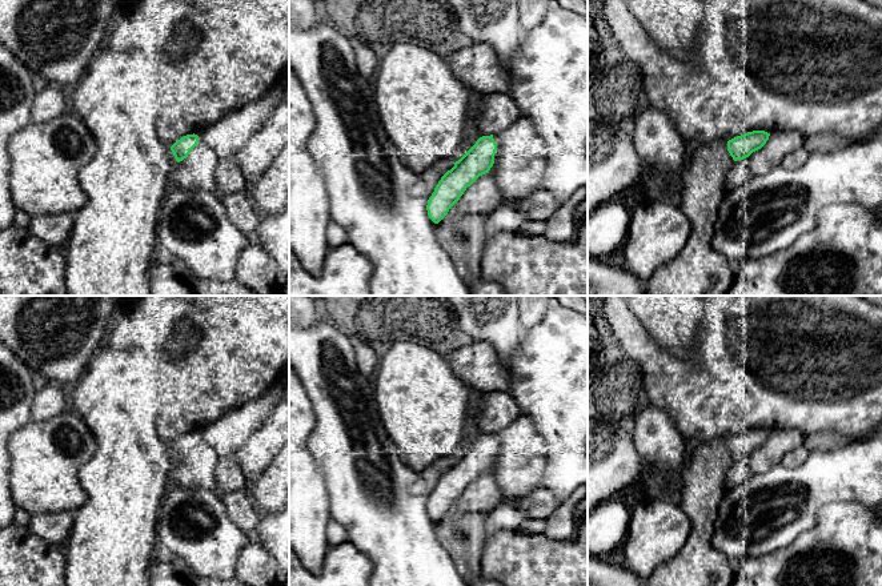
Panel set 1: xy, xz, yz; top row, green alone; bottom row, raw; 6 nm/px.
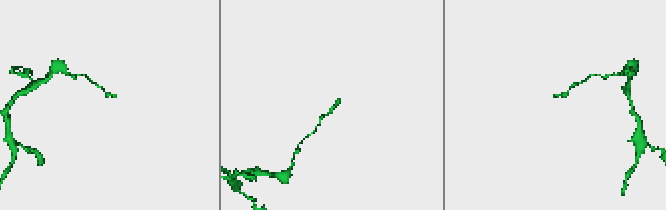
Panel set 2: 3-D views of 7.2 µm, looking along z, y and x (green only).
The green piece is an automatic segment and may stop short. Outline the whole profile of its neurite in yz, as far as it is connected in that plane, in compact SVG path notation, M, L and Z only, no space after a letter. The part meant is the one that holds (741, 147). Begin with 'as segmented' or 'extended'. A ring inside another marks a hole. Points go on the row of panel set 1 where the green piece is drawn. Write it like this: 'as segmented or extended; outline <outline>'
as segmented; outline M753 131L737 136L727 141L727 150L734 161L749 157L753 152L761 149L769 140L770 133L765 131Z

